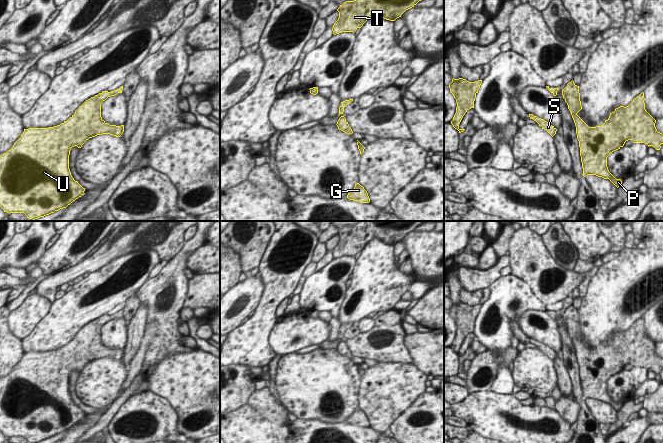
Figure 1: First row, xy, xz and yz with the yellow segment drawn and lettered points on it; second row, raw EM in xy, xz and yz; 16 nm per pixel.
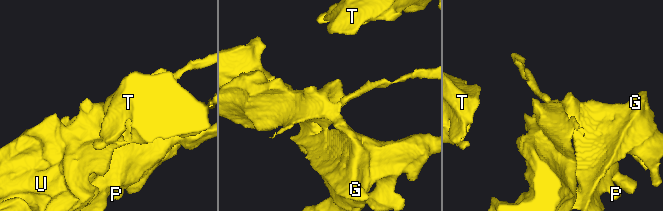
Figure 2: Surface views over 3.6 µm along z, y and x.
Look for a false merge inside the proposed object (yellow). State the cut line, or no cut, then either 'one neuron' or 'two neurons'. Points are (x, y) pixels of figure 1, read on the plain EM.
no cut | one neuron

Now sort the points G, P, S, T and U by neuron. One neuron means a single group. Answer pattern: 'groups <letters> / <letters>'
groups G P S T U

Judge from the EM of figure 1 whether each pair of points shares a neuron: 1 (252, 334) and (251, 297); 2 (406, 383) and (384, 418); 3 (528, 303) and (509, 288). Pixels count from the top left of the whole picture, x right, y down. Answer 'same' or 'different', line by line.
1: different
2: same
3: same

